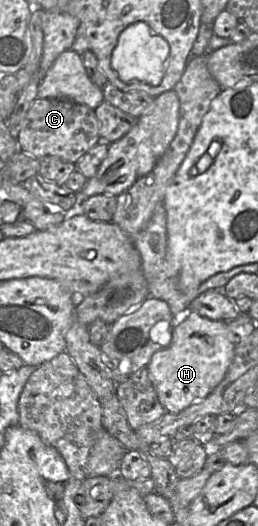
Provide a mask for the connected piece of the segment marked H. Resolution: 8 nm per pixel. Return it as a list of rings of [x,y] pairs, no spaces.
[[[191,312],[185,320],[172,328],[172,338],[169,345],[156,351],[146,367],[159,401],[166,412],[177,413],[204,399],[223,380],[232,363],[236,345],[229,339],[226,321],[211,320],[202,317],[197,312]]]

